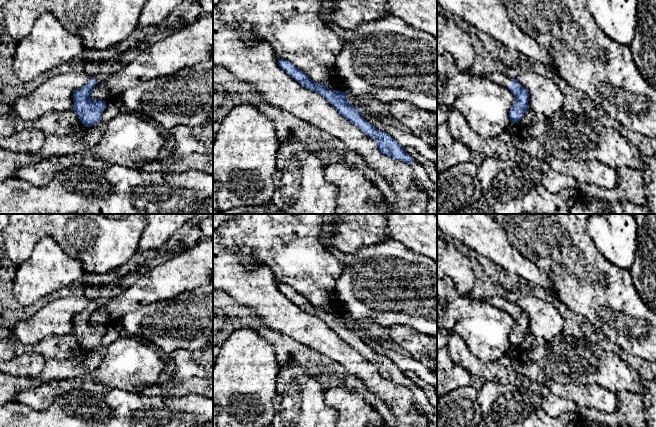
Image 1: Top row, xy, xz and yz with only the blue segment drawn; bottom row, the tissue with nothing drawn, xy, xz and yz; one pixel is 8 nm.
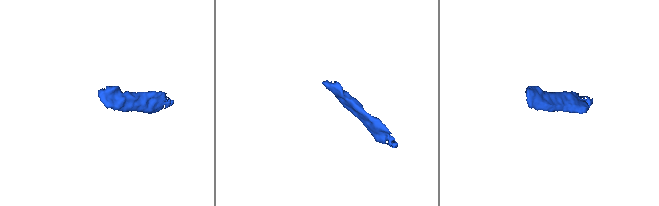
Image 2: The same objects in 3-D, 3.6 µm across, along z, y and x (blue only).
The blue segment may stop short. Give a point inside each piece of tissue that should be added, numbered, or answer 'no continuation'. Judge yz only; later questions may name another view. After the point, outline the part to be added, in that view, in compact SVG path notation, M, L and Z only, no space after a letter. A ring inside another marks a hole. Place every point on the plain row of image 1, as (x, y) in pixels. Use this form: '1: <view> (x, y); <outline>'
1: yz (499, 302); M489 297L484 298L483 300L506 312L508 312L512 307L512 302L502 297Z

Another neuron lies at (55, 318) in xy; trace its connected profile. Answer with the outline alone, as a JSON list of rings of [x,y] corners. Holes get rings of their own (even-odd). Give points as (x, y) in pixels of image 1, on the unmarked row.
[[[63,297],[55,299],[31,318],[16,323],[12,337],[24,345],[37,345],[48,336],[73,334],[73,317],[86,309],[92,302],[85,297]]]

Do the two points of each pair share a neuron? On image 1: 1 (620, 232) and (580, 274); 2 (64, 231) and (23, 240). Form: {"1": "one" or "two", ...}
{"1": "two", "2": "one"}

